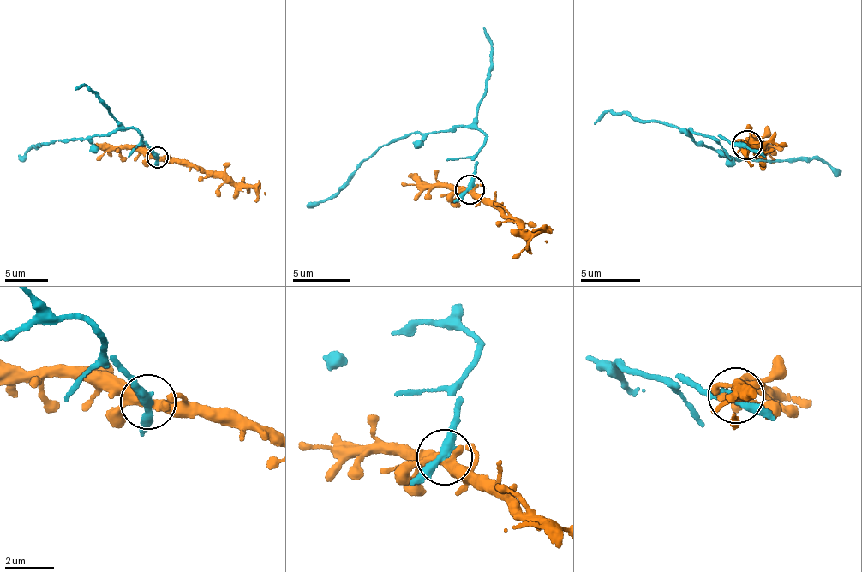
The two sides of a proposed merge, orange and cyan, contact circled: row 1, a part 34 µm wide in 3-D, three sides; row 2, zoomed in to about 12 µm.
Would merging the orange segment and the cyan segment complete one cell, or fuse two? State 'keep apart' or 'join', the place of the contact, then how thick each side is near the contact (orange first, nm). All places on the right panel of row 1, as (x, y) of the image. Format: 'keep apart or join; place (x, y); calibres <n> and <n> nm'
keep apart; place (746, 145); calibres 320 and 360 nm

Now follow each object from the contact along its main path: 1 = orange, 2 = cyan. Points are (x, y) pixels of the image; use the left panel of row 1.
1: (156, 157), (189, 161), (206, 172), (219, 172), (237, 186), (256, 187), (264, 193)
2: (156, 157), (141, 144), (137, 132), (119, 129), (72, 140), (44, 143), (25, 150), (20, 159)

